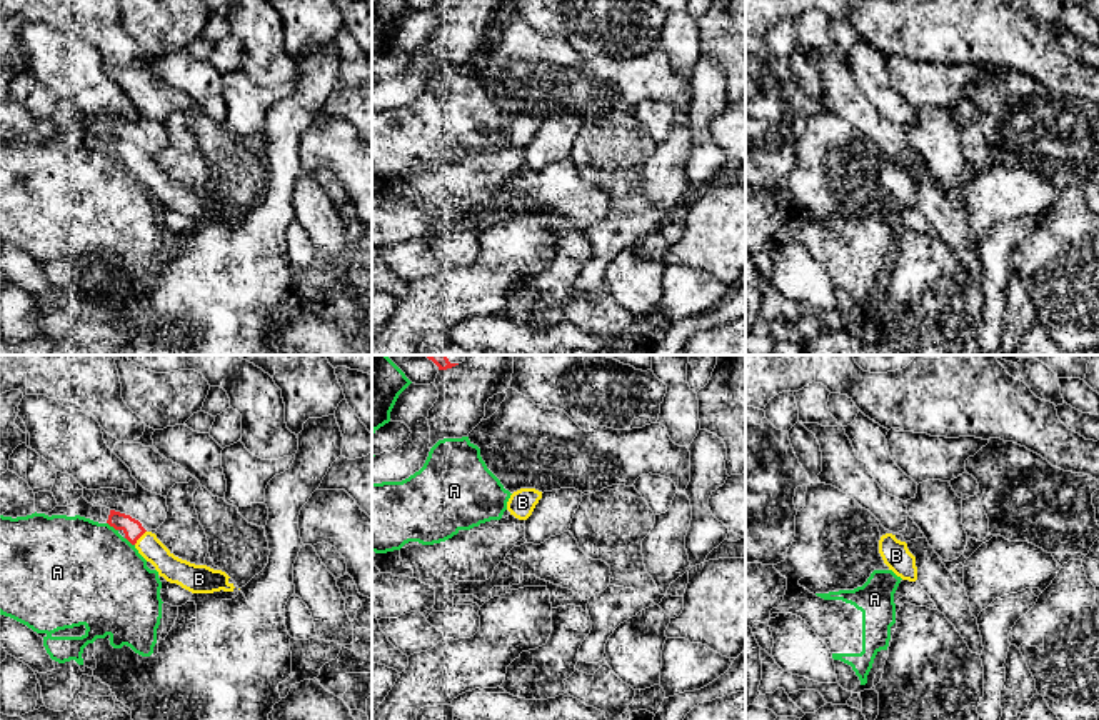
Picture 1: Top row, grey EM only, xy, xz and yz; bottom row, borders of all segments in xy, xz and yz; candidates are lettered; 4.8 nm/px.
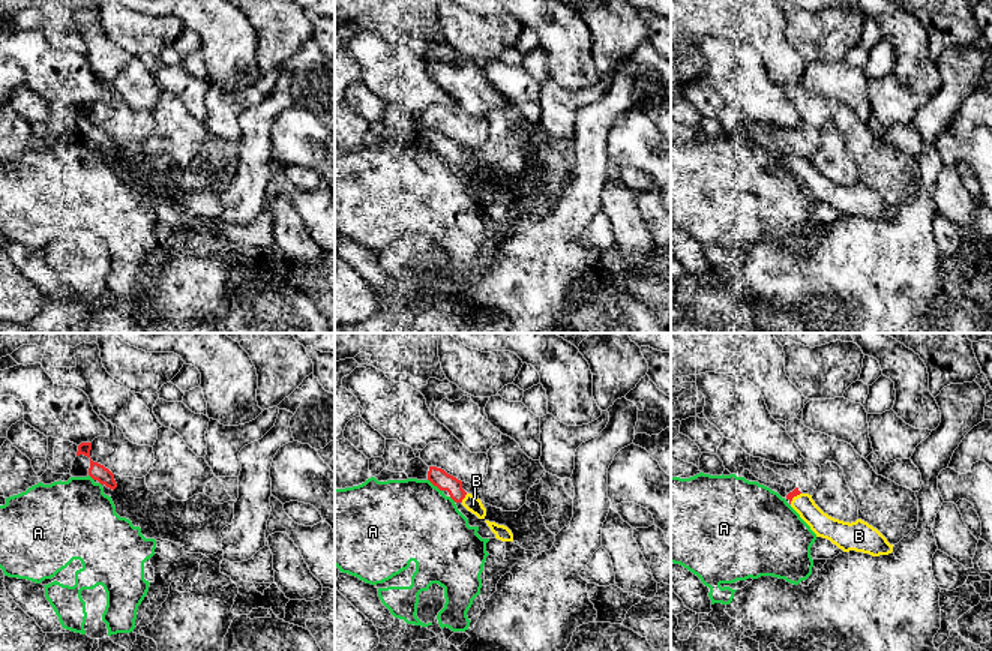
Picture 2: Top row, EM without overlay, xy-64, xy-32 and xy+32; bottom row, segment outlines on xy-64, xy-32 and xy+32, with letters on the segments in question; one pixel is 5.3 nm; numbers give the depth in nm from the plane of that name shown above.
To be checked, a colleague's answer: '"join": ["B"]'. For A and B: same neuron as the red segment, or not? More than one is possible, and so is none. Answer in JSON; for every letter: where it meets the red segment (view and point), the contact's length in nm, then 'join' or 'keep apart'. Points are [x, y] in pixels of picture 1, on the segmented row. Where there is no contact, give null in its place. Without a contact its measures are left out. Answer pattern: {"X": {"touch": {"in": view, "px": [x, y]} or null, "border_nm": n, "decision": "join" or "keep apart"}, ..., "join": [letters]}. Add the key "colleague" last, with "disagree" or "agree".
{"A": {"touch": {"in": "xy", "px": [112, 525]}, "border_nm": 70, "decision": "keep apart"}, "B": {"touch": {"in": "xy", "px": [140, 535]}, "border_nm": 90, "decision": "join"}, "join": ["B"], "colleague": "agree"}

